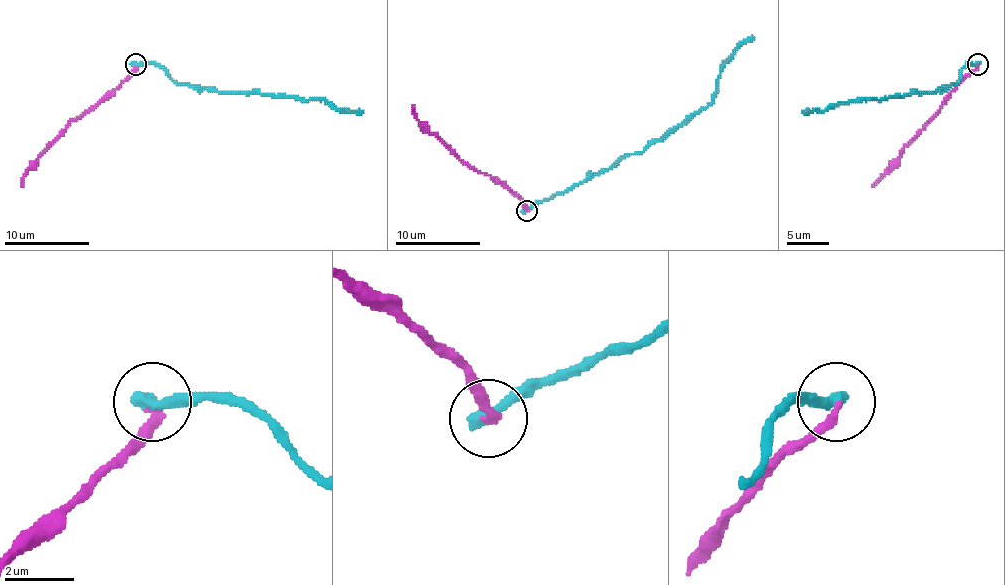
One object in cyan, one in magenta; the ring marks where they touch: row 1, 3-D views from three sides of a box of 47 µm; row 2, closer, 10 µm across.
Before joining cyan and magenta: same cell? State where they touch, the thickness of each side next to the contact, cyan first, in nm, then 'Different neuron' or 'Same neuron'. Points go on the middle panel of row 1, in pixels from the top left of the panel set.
Place: (526, 210). Thickness 400 nm (cyan) against 280 nm. Different neuron

